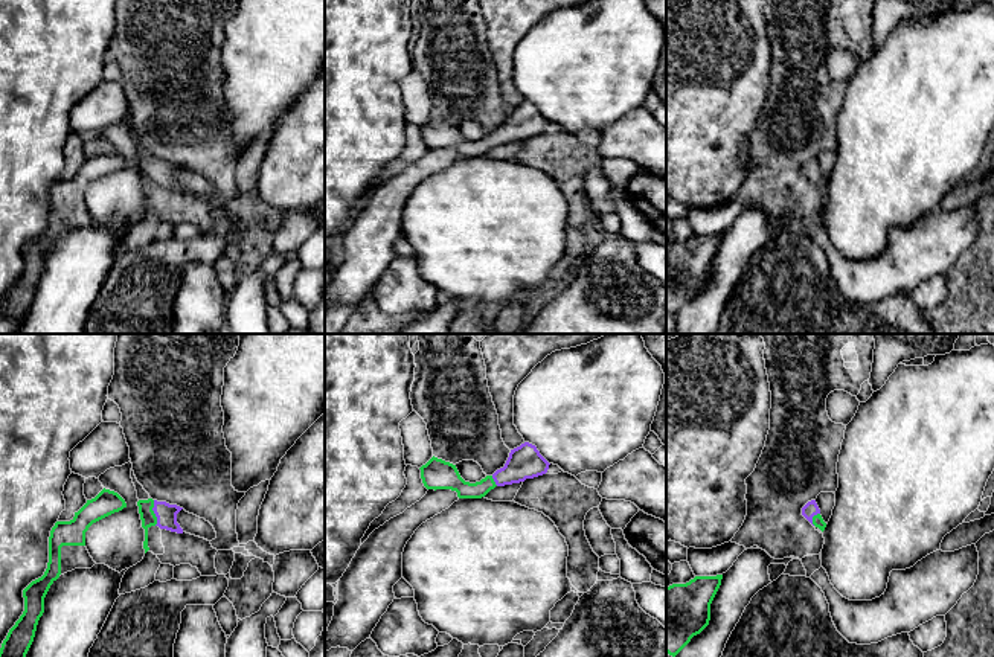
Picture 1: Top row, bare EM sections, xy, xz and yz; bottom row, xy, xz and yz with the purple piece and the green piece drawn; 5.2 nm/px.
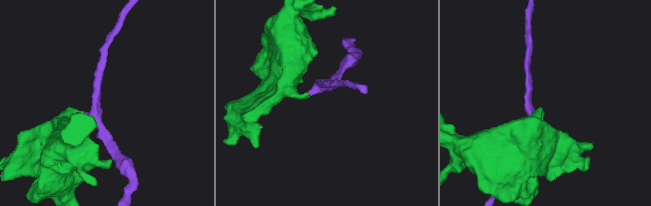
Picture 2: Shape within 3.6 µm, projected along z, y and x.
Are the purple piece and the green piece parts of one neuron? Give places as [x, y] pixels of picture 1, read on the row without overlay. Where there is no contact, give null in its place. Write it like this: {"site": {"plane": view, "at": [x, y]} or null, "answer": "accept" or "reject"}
{"site": {"plane": "xy", "at": [154, 171]}, "answer": "accept"}

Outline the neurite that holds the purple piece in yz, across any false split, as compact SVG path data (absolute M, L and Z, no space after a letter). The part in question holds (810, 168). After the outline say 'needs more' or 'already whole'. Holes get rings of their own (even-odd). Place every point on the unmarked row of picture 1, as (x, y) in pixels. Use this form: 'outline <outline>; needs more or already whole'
outline M816 159L808 160L803 166L802 166L802 174L816 186L819 186L822 191L826 186L826 181L823 180L822 174L820 174L820 168L816 162Z; needs more

